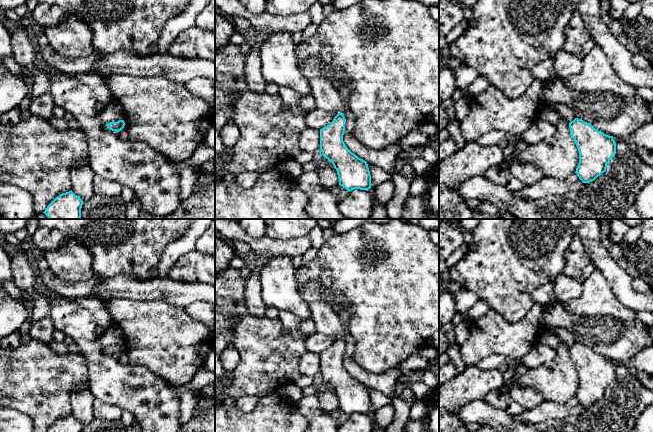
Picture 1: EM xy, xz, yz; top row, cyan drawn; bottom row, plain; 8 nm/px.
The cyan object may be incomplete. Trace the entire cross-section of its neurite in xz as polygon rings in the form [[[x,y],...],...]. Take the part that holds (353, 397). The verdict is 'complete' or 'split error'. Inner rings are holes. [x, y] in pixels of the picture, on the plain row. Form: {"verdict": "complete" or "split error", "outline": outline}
{"verdict": "split error", "outline": [[[309,282],[302,290],[301,297],[308,303],[317,333],[337,336],[333,345],[320,353],[320,374],[337,395],[339,409],[349,416],[354,413],[371,412],[368,388],[352,377],[343,365],[346,343],[343,339],[343,324],[336,311],[320,297],[319,283]]]}

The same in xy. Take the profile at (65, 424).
{"verdict": "complete", "outline": [[[72,414],[57,420],[47,432],[82,432],[83,424]]]}

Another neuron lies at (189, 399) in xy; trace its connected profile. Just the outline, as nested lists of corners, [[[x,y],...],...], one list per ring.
[[[184,390],[182,392],[179,416],[179,422],[181,424],[189,422],[194,417],[198,400],[199,400],[198,390],[194,391]]]

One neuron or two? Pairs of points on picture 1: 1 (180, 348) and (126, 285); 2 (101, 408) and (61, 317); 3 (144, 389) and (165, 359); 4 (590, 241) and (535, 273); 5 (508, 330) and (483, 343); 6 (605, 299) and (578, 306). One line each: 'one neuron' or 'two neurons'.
1: two neurons
2: two neurons
3: two neurons
4: two neurons
5: one neuron
6: one neuron

